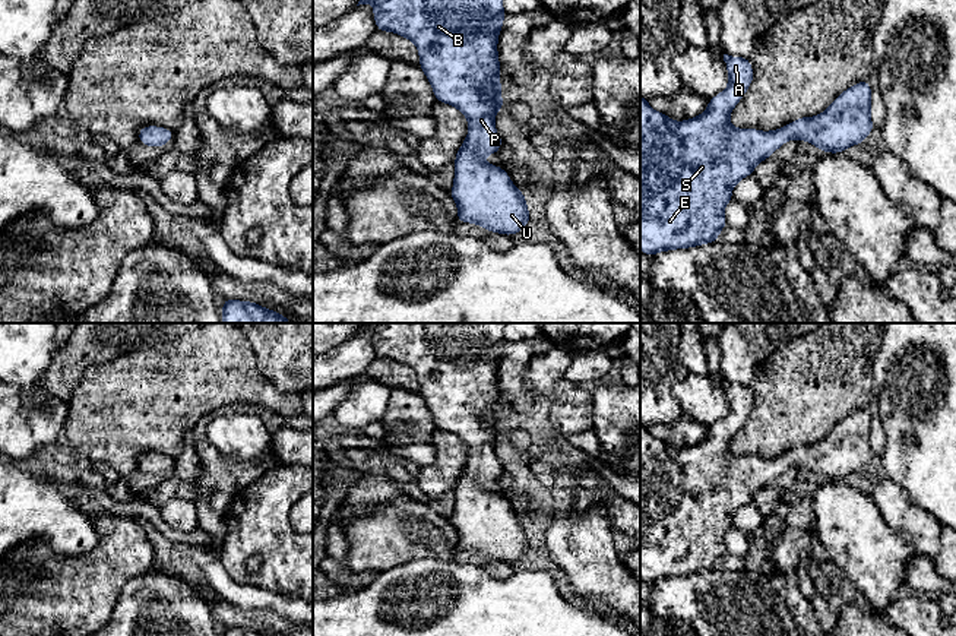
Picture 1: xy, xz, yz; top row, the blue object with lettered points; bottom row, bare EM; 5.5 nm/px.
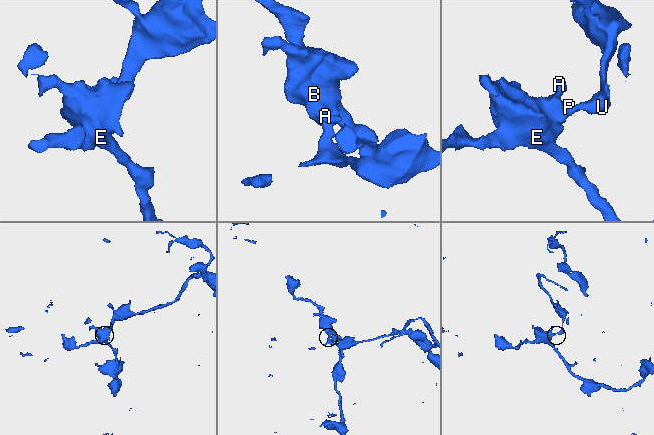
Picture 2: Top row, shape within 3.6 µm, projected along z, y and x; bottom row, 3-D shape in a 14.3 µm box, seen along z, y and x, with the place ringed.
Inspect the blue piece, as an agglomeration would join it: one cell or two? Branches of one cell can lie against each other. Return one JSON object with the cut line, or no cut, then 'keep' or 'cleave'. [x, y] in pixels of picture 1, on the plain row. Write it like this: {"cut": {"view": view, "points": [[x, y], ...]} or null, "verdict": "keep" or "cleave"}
{"cut": null, "verdict": "keep"}

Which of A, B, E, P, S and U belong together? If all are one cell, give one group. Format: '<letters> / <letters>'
A B E P S U

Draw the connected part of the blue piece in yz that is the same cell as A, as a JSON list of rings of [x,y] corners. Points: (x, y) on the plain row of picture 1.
[[[724,382],[724,389],[728,414],[709,427],[706,439],[697,444],[674,449],[665,440],[655,439],[640,423],[640,578],[646,583],[718,569],[727,554],[724,537],[732,528],[732,515],[786,468],[807,468],[824,481],[839,481],[861,472],[874,456],[868,408],[841,420],[822,442],[800,444],[781,456],[732,455],[729,442],[748,418],[754,401],[746,385]]]

